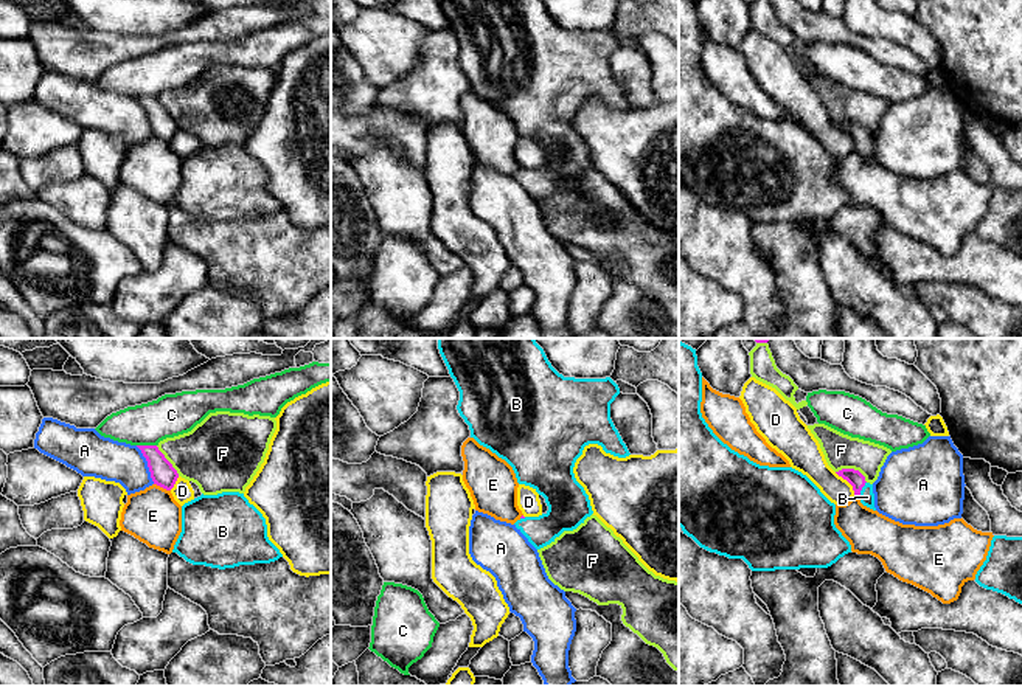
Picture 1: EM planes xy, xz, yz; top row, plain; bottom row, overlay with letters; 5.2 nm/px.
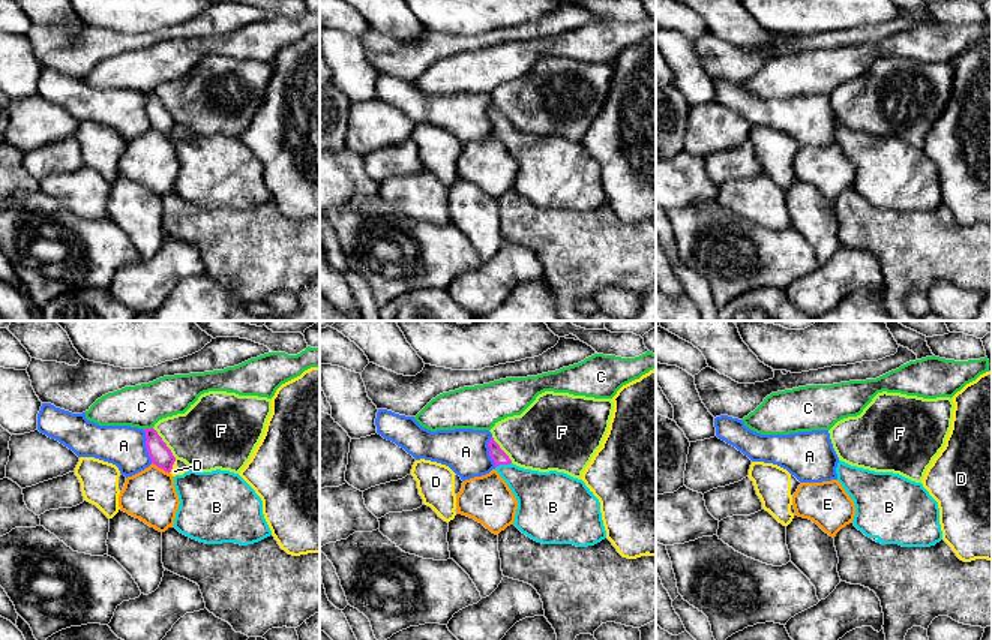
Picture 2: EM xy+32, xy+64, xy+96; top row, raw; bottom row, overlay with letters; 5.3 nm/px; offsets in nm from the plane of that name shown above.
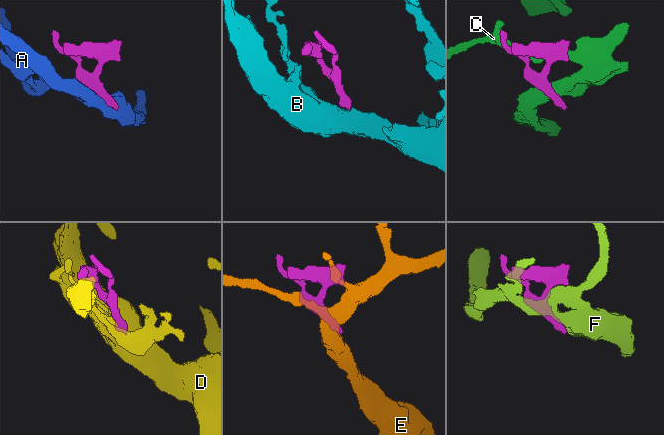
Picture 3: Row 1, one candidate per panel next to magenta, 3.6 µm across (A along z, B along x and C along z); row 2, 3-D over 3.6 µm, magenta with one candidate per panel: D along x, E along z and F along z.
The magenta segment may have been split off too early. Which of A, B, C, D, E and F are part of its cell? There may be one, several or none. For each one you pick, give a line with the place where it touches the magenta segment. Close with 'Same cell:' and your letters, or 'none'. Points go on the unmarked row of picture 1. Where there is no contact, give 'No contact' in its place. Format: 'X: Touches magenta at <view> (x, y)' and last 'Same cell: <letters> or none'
B: Touches magenta at yz (861, 142)
Same cell: B

